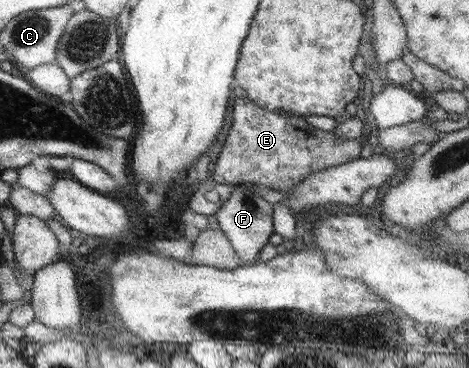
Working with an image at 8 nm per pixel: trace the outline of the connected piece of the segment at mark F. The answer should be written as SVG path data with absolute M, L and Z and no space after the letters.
M250 186L238 188L228 196L228 200L215 212L220 232L230 242L236 256L242 264L254 263L258 257L258 251L268 242L268 236L273 233L272 222L273 205L255 196L250 191Z

